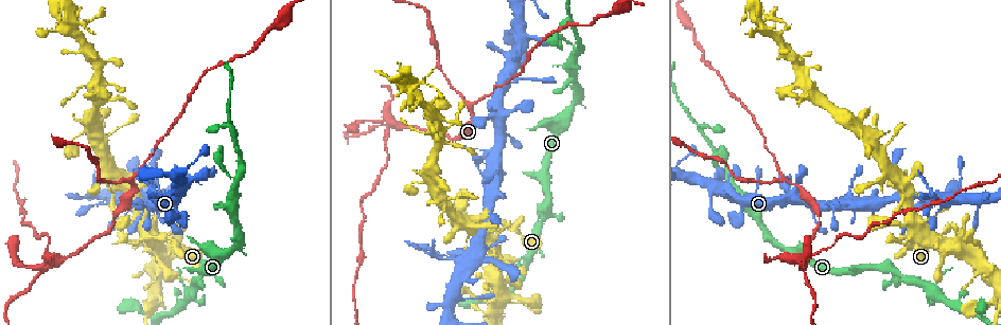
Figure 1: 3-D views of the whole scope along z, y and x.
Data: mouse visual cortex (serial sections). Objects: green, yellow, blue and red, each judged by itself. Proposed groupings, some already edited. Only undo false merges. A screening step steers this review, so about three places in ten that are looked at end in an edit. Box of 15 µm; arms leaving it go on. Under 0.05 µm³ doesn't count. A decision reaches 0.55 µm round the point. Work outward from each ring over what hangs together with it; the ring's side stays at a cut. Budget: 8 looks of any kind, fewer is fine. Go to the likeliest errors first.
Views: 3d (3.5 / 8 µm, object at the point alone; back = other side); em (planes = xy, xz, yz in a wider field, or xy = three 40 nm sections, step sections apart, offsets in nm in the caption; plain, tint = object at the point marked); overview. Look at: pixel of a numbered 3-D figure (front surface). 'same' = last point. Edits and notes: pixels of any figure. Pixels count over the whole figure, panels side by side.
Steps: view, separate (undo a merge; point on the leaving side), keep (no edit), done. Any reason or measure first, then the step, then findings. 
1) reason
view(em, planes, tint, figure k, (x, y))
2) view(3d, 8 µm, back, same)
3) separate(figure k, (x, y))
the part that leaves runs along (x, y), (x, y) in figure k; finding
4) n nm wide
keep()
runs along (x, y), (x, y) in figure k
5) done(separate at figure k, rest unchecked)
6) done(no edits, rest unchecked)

arms run side by side
view(3d, 3.5 µm, figure 1, (798, 259))

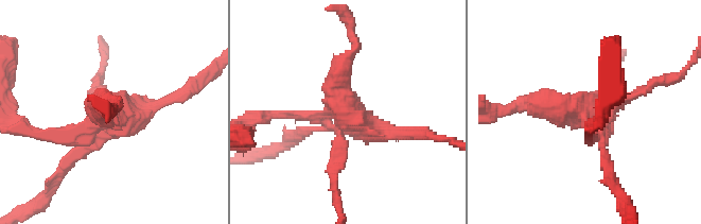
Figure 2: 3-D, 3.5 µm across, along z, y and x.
need the tissue
view(em, xy, step 1, tint, figure 2, (591, 112))

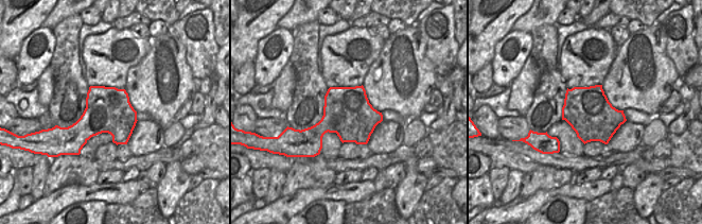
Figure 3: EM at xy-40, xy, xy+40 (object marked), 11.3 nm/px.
550 nm wide
separate(figure 2, (91, 93))
the part that leaves runs along (103, 114), (103, 65) in figure 2; a second cell is stuck on

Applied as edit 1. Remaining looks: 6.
side arm on a straight run
view(3d, 3.5 µm, figure 1, (451, 259))

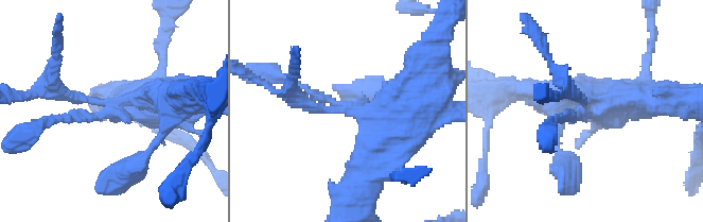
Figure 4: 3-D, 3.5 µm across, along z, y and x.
3 arms; arms of 100, 200, 600 nm
view(em, xy, step 5, tint, figure 4, (348, 108))

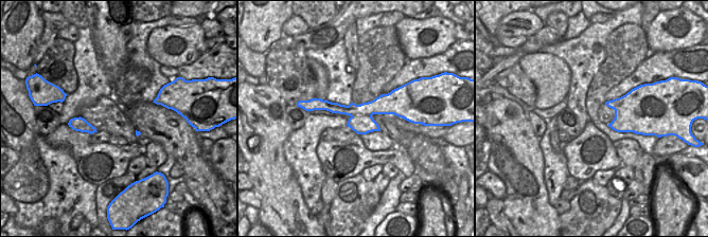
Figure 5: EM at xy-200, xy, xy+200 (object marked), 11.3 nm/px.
keep()
runs along (313, 105), (402, 112) in figure 5; all the same cell

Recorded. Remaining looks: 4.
thin neck
view(3d, 3.5 µm, figure 1, (231, 128))

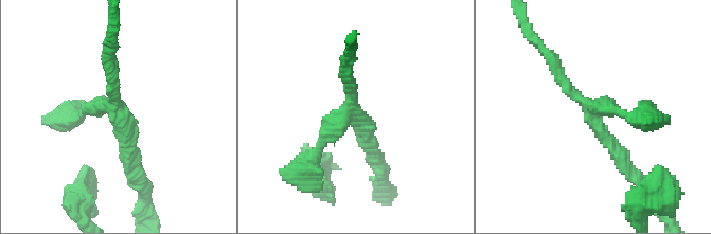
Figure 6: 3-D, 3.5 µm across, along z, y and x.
now the EM
view(em, planes, tint, figure 6, (350, 110))

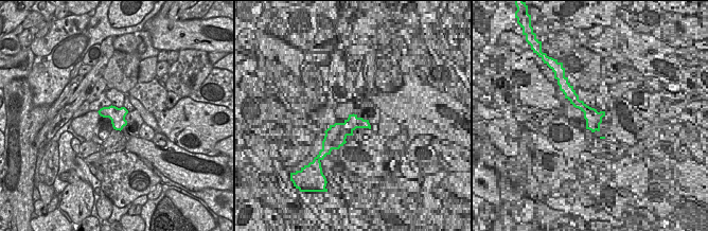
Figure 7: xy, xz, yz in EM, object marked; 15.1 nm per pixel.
3 arms; arms of 150, 200, 200 nm
keep()
runs along (136, 167), (106, 105), (70, 119) in figure 6; one cell here

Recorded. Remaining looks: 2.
done(separate at figure 2, rest unchecked)

